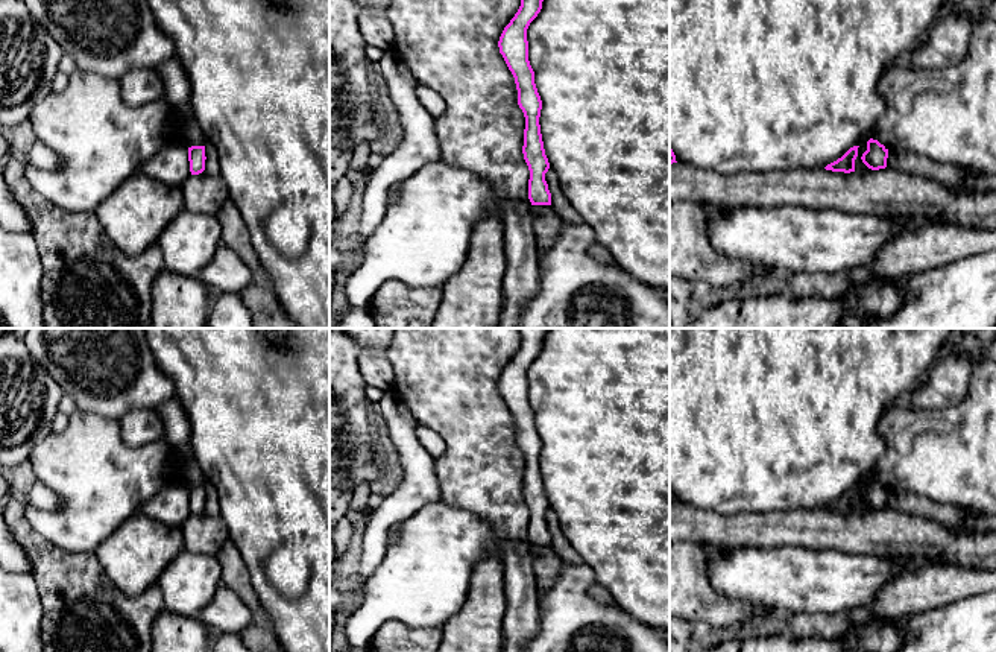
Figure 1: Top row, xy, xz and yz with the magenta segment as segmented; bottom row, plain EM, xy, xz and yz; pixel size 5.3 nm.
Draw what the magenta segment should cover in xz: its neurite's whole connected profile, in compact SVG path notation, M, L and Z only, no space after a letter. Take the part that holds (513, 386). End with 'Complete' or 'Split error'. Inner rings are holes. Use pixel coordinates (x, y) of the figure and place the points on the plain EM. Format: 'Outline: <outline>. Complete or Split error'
Outline: M519 328L521 347L504 368L498 388L518 430L518 445L525 457L524 500L530 511L528 540L531 546L551 546L551 533L545 521L550 509L541 474L542 441L534 424L534 412L528 401L527 369L542 350L542 342L550 328Z. Complete

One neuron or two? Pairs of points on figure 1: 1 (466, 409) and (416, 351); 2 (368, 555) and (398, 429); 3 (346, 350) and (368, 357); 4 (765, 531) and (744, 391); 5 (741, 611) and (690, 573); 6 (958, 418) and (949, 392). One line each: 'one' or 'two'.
1: one
2: one
3: two
4: two
5: one
6: two

